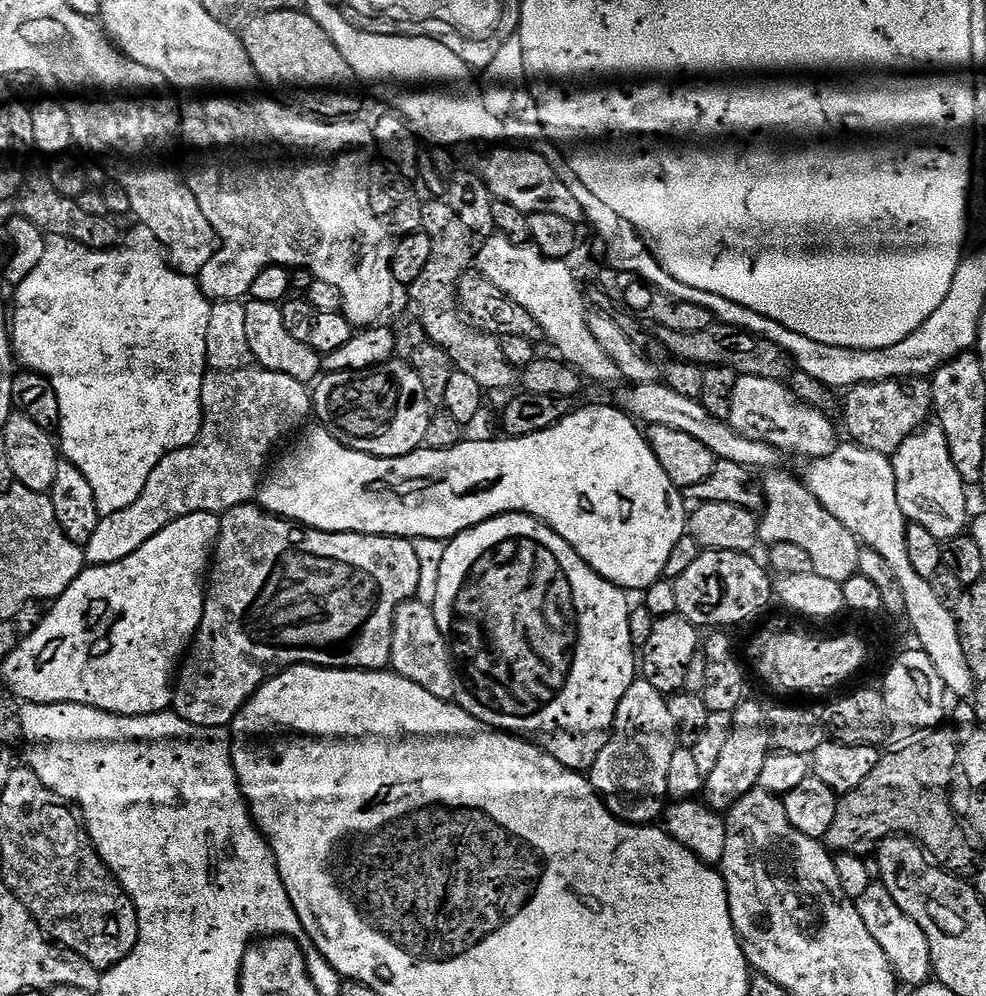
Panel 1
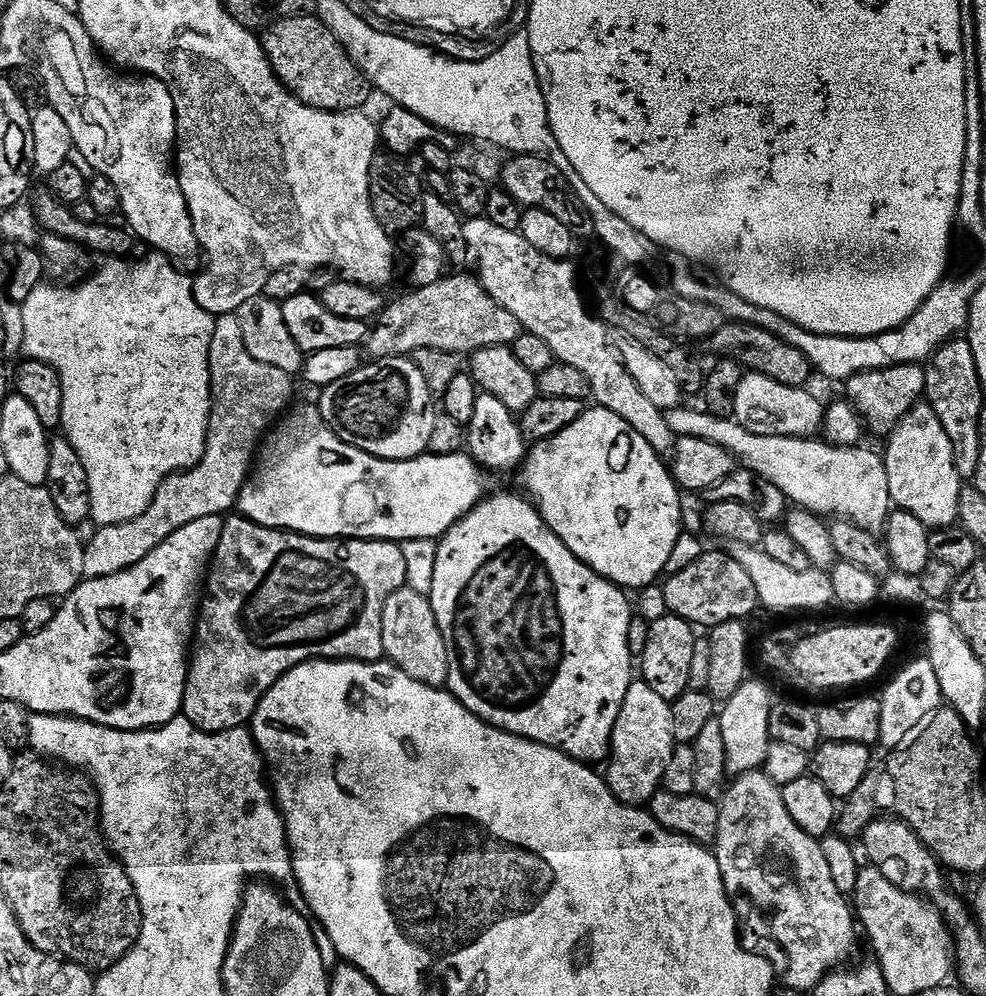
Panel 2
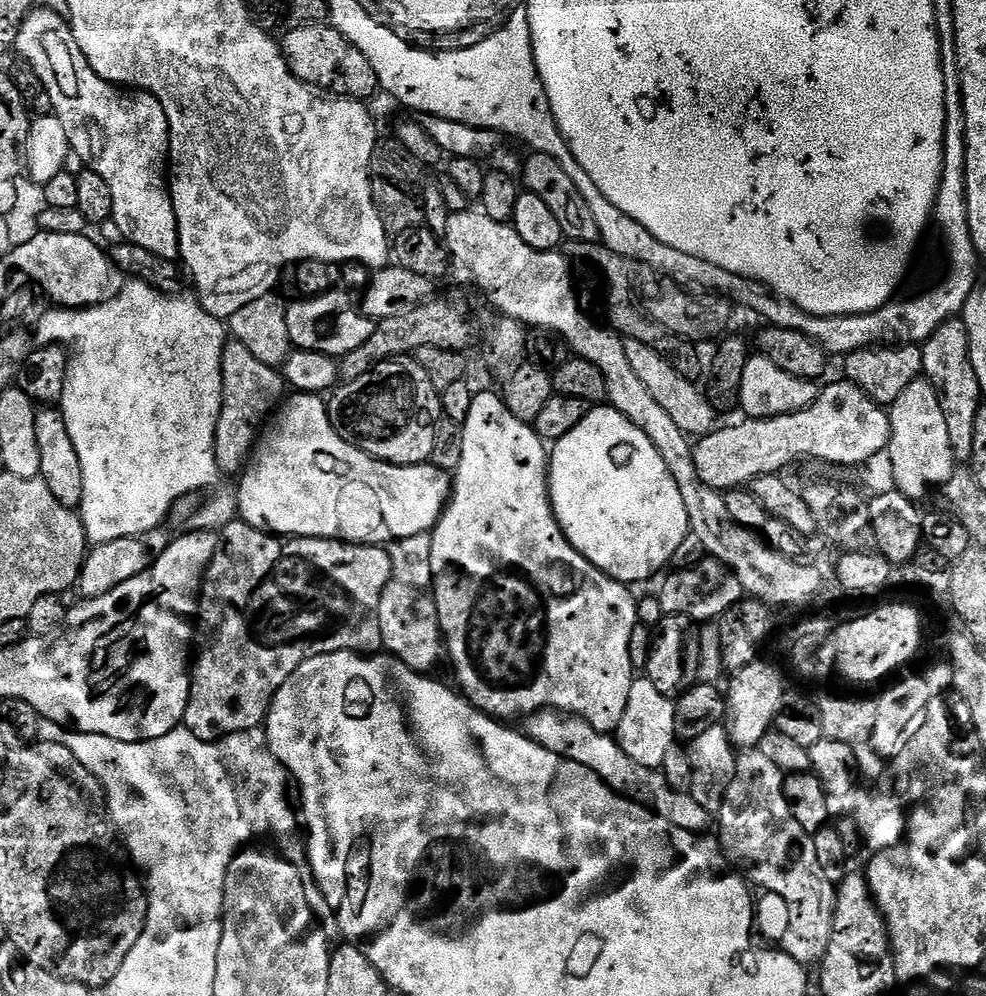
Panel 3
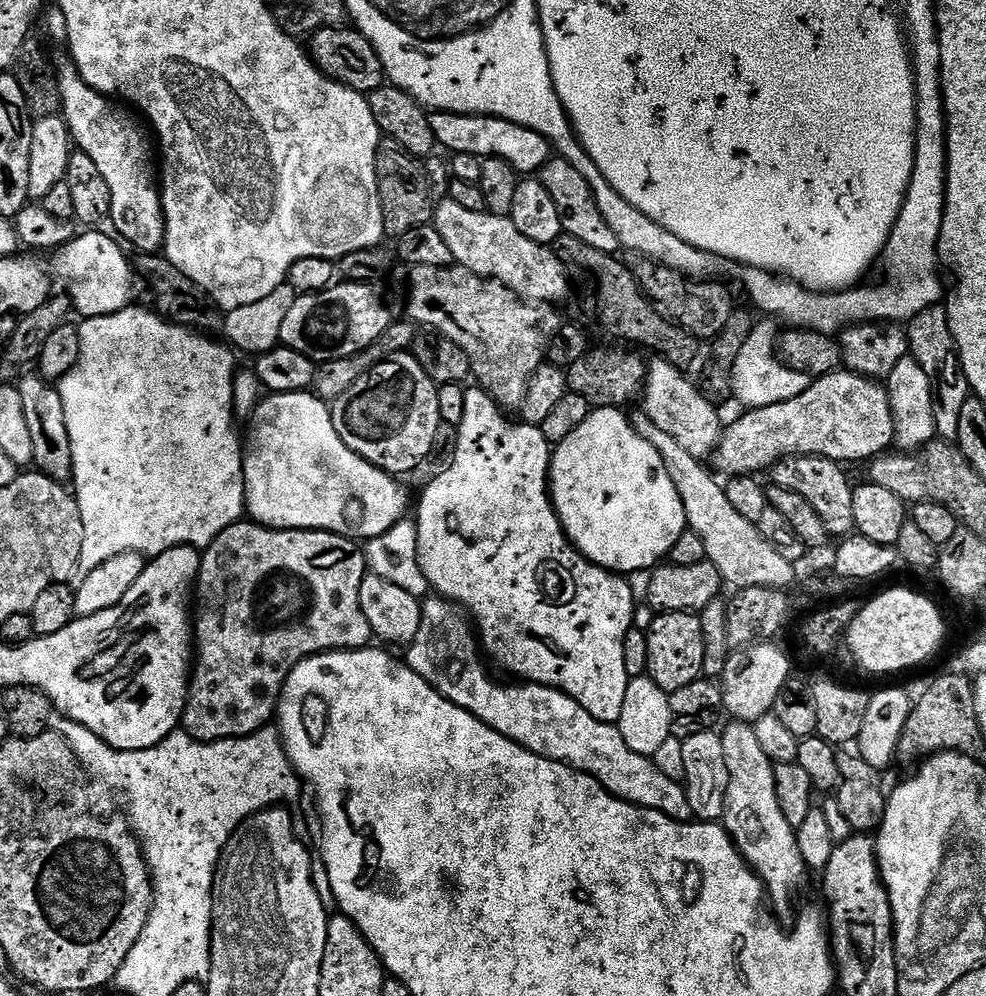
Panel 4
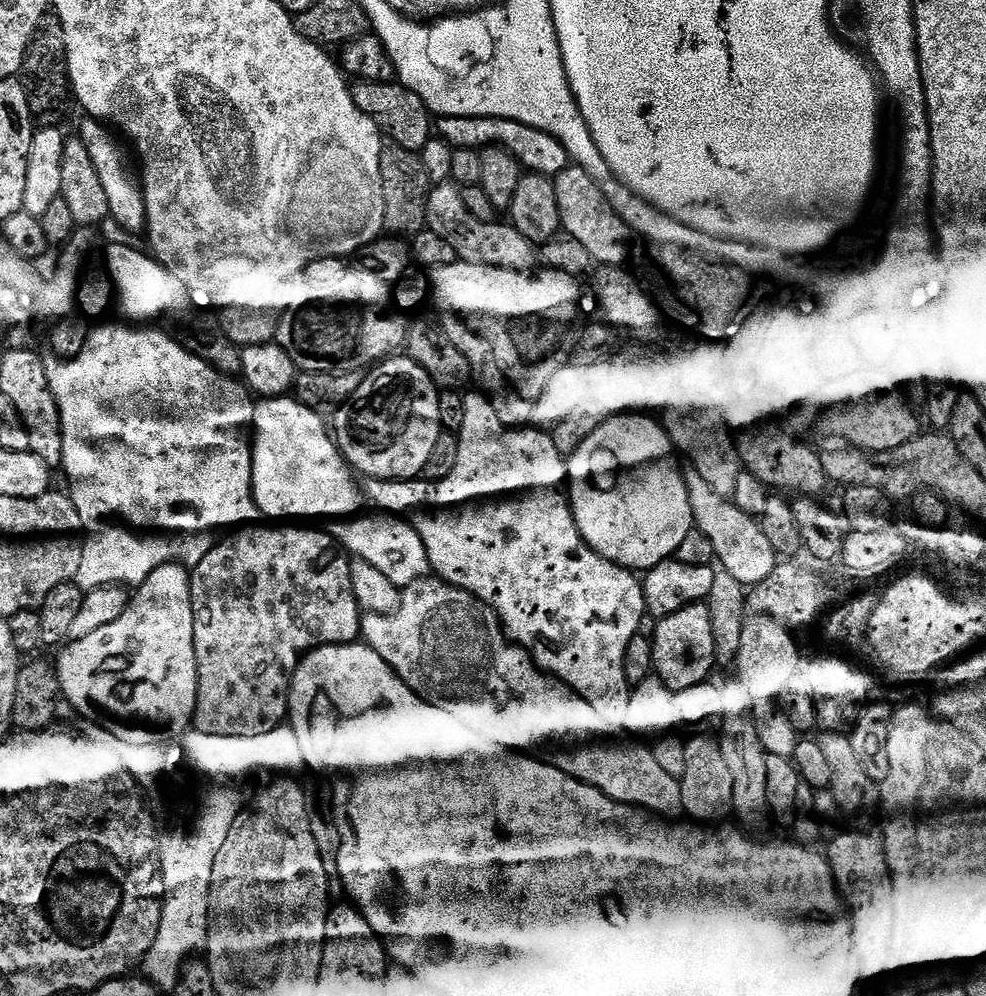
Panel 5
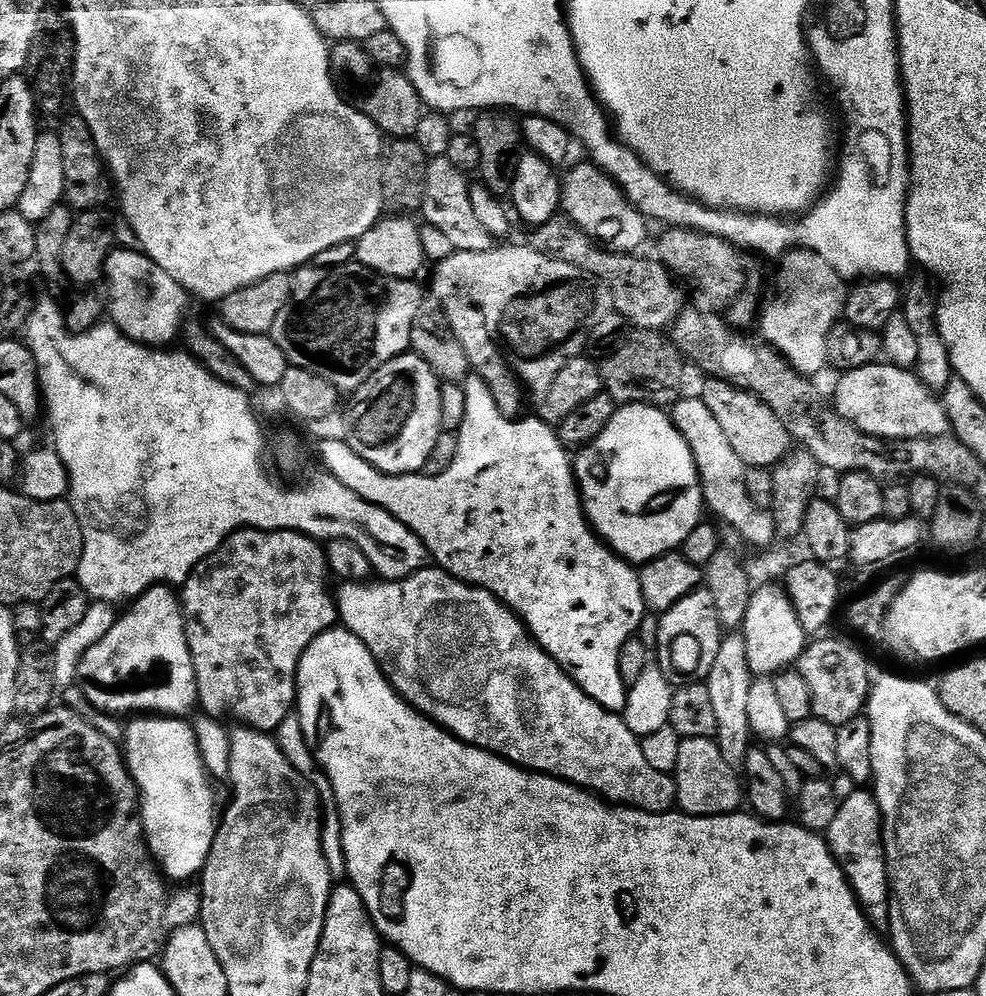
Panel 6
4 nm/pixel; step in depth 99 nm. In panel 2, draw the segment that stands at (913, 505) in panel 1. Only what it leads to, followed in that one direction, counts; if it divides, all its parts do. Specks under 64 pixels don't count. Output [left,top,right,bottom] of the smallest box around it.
[884,402,963,530]

